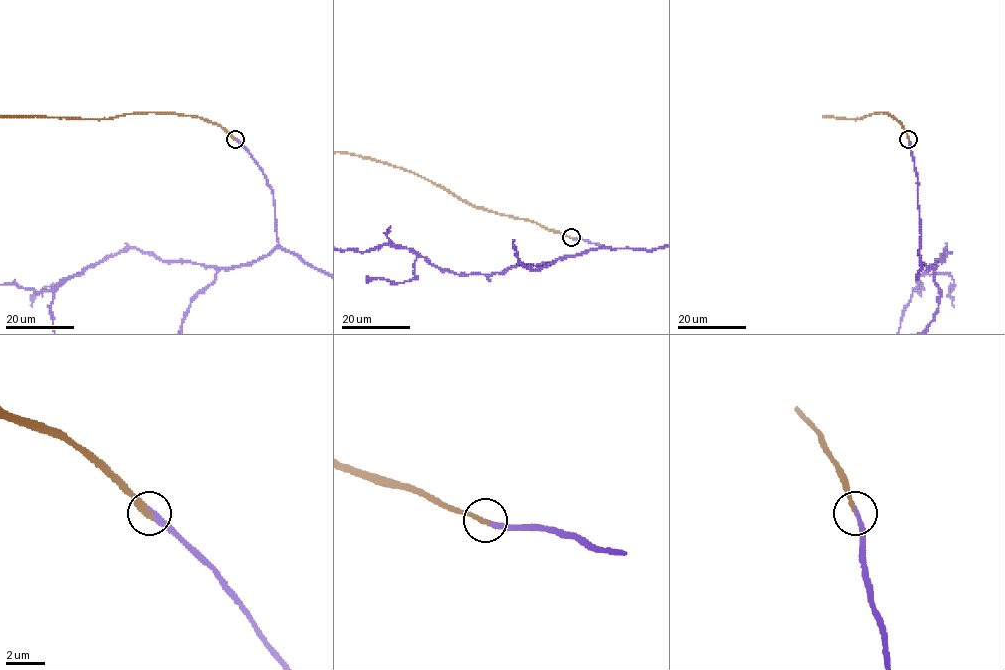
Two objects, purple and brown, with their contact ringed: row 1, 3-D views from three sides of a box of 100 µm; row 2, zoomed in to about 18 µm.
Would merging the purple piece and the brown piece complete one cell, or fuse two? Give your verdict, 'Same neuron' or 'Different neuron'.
Same neuron

